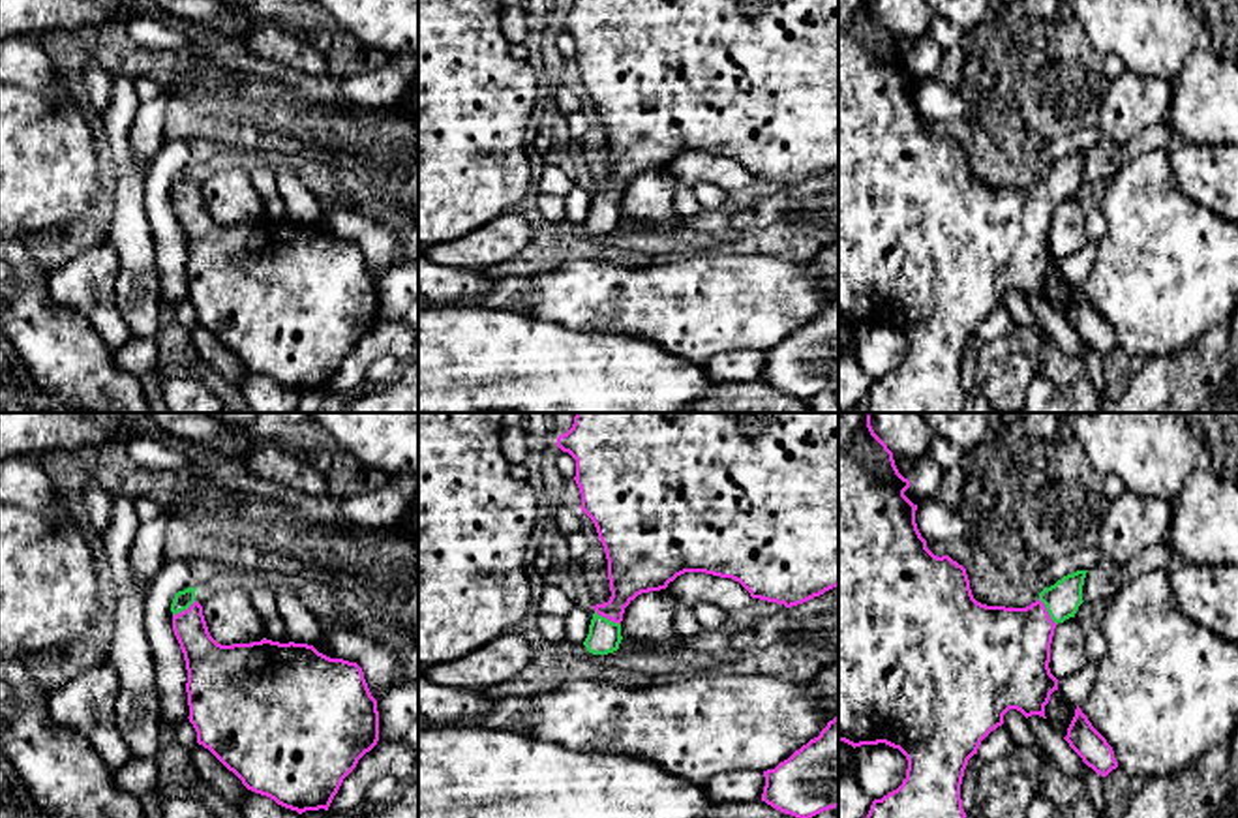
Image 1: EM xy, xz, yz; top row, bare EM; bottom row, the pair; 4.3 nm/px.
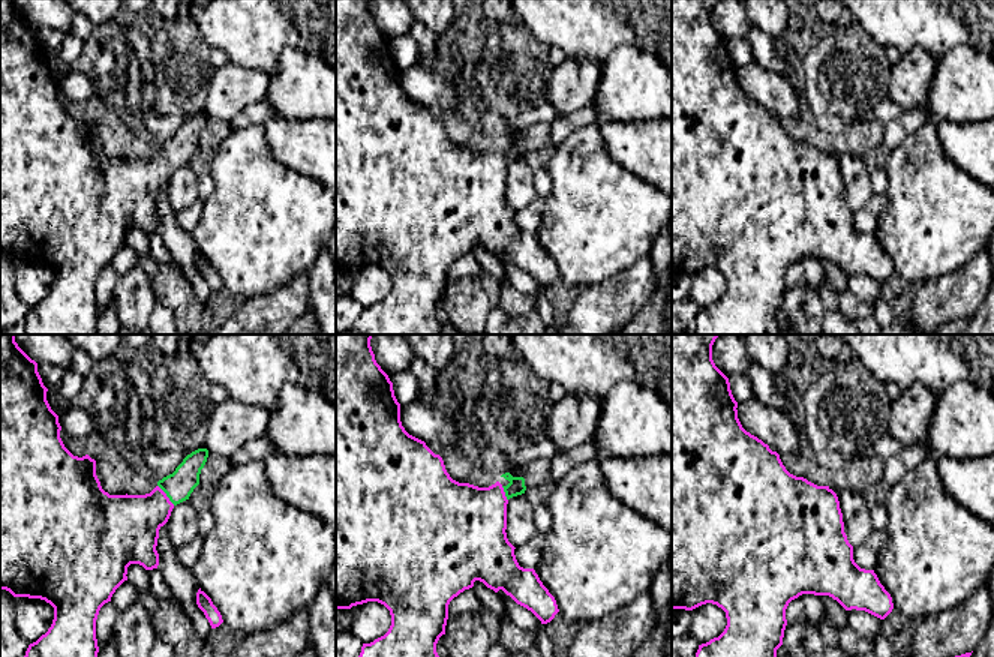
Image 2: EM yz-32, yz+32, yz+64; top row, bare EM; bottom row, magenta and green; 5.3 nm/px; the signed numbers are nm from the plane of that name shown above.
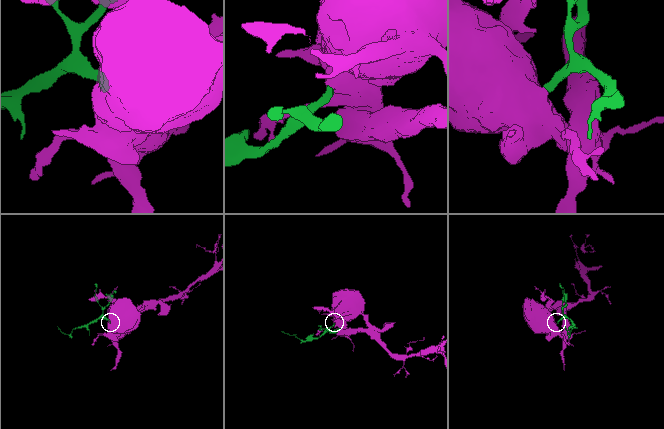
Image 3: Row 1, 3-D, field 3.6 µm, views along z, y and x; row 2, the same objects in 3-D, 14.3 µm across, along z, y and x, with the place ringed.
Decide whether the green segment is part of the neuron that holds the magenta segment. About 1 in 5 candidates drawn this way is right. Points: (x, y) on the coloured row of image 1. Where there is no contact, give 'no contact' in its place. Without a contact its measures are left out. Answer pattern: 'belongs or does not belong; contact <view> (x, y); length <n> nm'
belongs; contact xz (608, 618); length 130 nm

